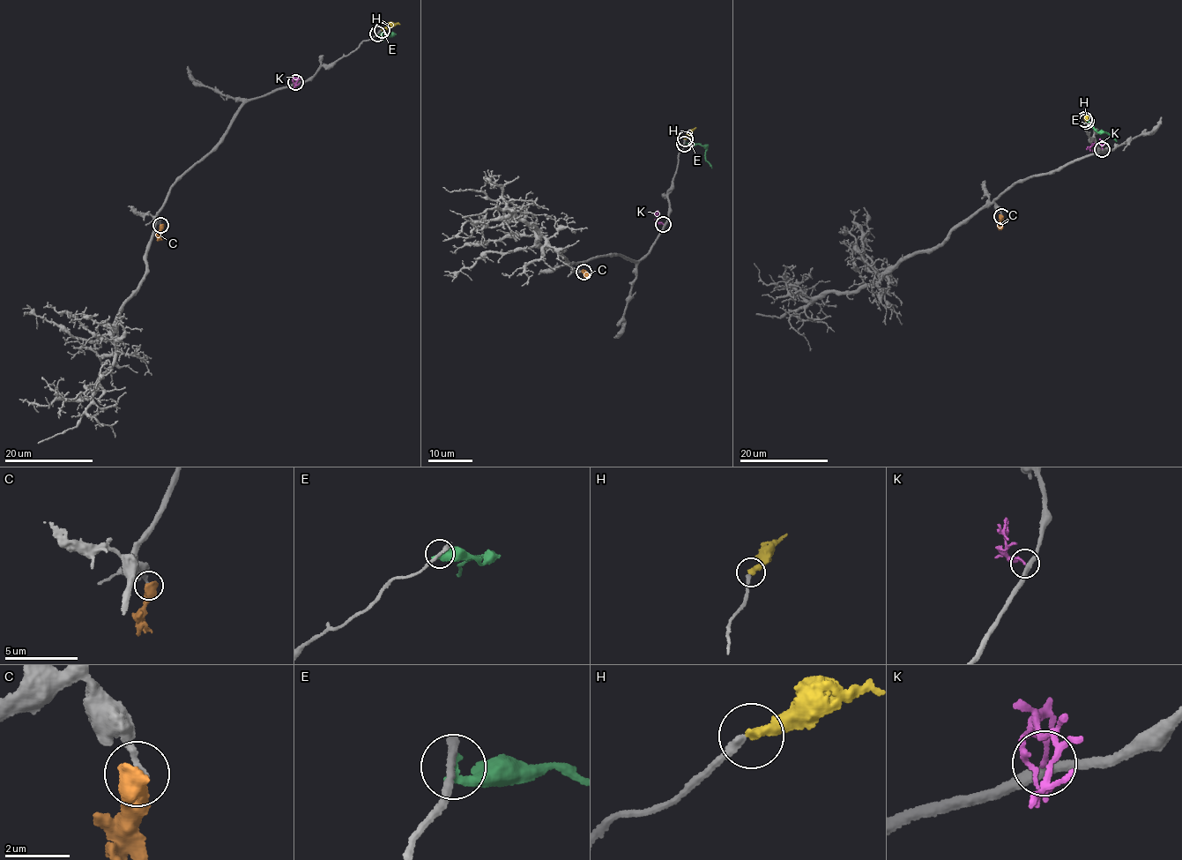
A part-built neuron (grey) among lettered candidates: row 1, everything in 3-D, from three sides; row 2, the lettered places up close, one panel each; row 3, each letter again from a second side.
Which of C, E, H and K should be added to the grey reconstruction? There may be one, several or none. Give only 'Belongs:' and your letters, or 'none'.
Belongs: H

